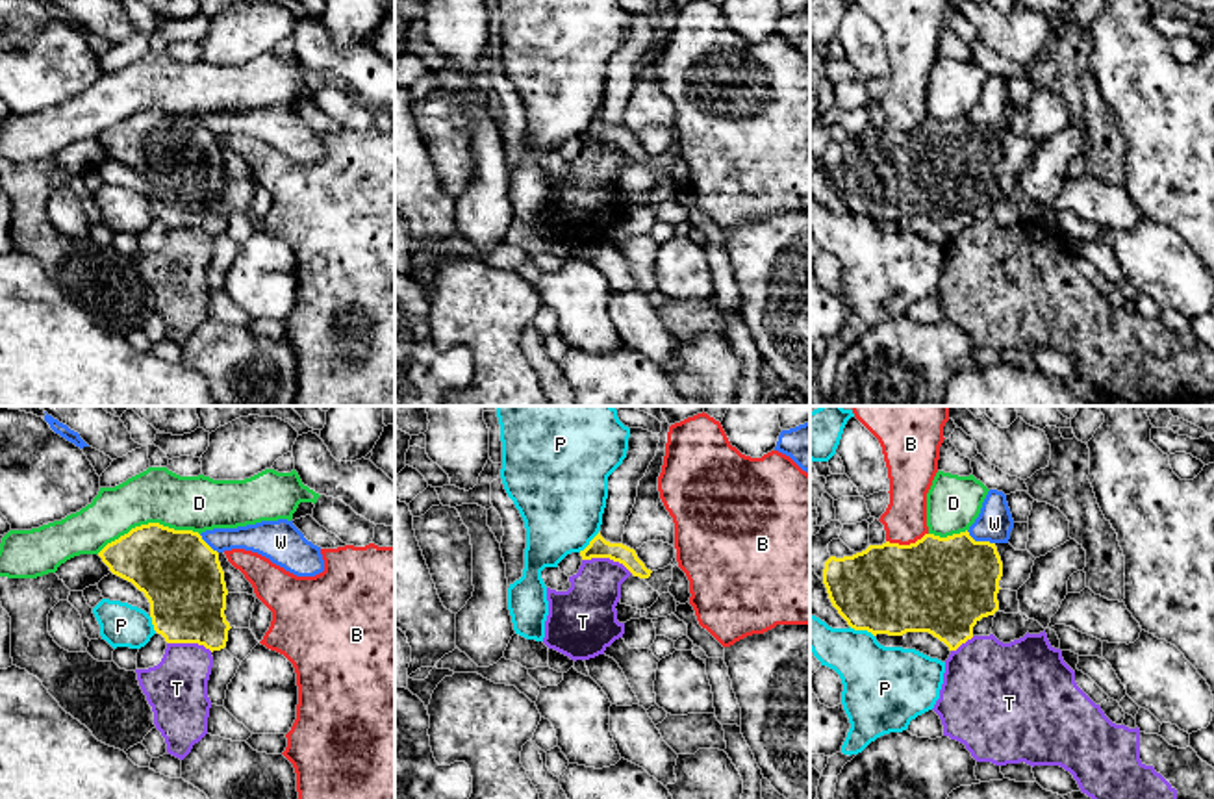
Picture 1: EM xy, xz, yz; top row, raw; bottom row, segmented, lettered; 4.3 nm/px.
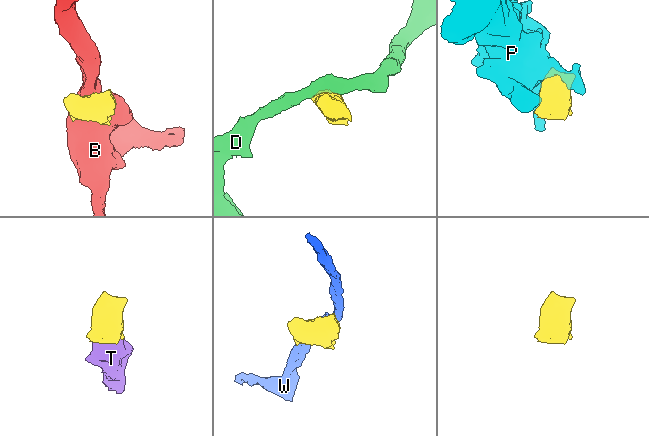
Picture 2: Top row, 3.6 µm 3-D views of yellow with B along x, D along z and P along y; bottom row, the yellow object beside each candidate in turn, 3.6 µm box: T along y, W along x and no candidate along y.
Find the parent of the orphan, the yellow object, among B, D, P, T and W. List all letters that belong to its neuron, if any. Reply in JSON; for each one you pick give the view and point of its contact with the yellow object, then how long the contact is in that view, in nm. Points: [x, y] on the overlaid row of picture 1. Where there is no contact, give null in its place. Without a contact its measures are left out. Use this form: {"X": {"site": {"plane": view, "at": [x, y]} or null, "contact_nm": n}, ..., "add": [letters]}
{"add": []}

